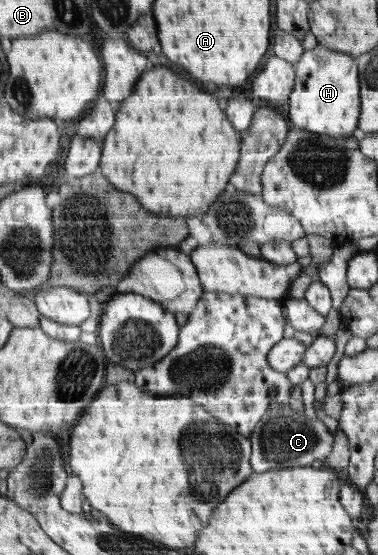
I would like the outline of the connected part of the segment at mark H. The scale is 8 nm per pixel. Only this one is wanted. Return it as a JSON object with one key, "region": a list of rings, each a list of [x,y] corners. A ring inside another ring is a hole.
{"region":[[[317,44],[313,49],[305,49],[296,63],[296,87],[289,101],[288,117],[294,126],[314,134],[331,135],[336,139],[349,139],[359,133],[362,97],[360,67],[353,55],[331,51],[325,45]]]}

